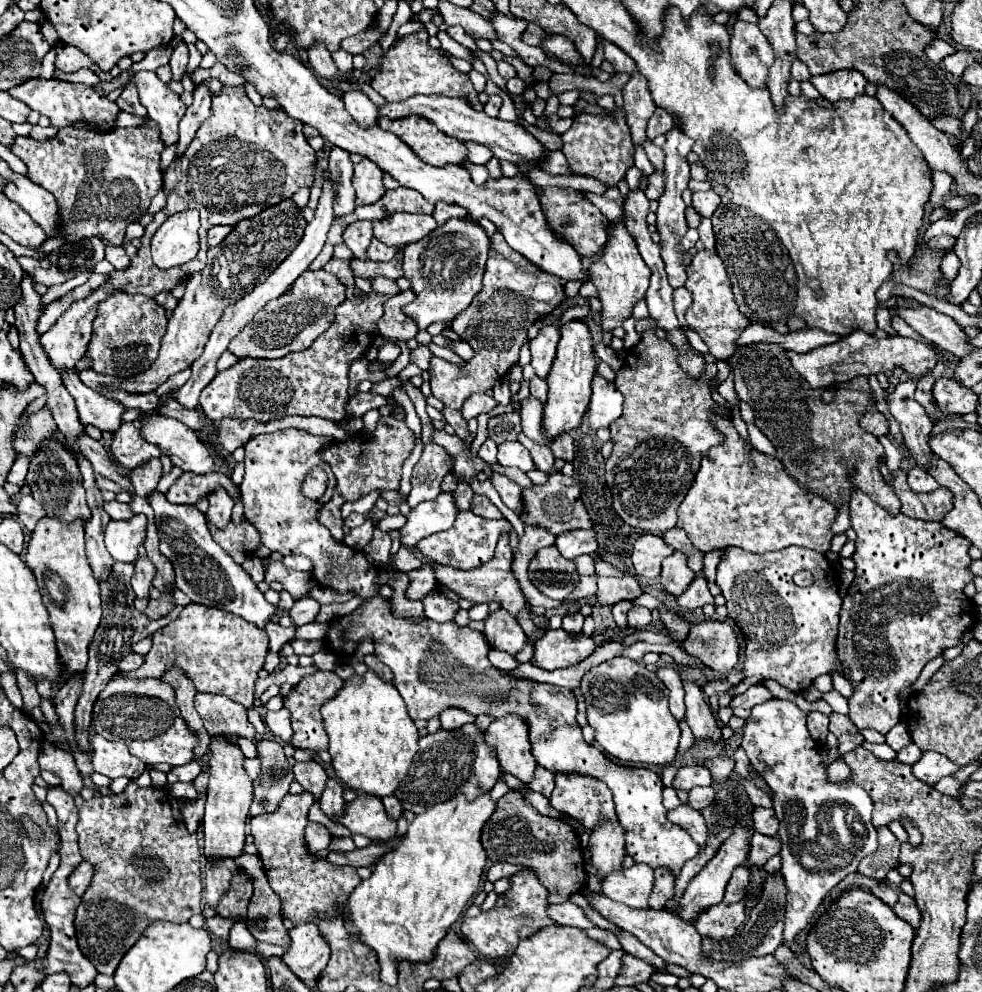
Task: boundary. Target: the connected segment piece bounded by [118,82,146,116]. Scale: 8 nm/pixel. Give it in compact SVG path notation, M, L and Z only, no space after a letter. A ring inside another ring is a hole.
M132 82L126 84L126 88L122 90L122 96L118 98L118 106L120 106L120 110L124 110L124 112L136 114L136 116L146 116L146 108L140 104L136 86L134 86Z

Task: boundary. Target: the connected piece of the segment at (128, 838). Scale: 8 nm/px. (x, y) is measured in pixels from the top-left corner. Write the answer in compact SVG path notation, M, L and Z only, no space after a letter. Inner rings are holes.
M134 782L122 794L84 800L80 794L76 806L80 810L80 822L76 832L80 836L80 854L84 860L96 866L90 888L82 896L82 904L76 912L76 936L82 954L96 966L98 972L112 976L122 956L136 944L148 922L166 920L184 924L194 914L202 912L202 862L196 834L188 834L184 826L178 826L172 818L170 804L166 802L164 788L138 788Z

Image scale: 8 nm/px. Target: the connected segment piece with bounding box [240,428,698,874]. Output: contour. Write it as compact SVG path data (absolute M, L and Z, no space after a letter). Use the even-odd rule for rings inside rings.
M294 428L254 436L244 446L246 448L246 458L244 458L246 474L244 474L244 480L240 484L244 518L250 524L254 524L254 528L260 532L260 540L266 548L276 550L282 556L302 554L302 556L310 558L312 560L310 572L318 584L332 588L338 594L354 592L354 596L360 596L364 600L362 606L358 606L354 612L350 612L346 616L338 616L338 618L328 622L326 646L332 652L336 652L338 656L352 656L360 648L362 640L366 636L370 636L374 642L374 656L378 660L382 660L386 666L390 666L390 670L394 672L394 686L402 694L402 698L408 706L408 714L414 720L418 720L418 718L432 720L448 708L460 708L460 710L466 710L474 716L488 714L492 718L506 716L506 714L522 716L522 720L528 722L528 736L530 736L536 764L554 772L554 774L556 772L586 774L586 776L594 776L594 778L602 780L614 796L616 814L618 814L620 826L624 828L624 834L626 834L626 852L634 858L634 862L644 862L652 868L666 866L674 874L678 874L680 866L686 860L690 860L692 856L696 856L698 844L694 840L690 840L690 834L684 828L678 828L678 824L670 824L670 820L666 820L666 808L662 804L662 780L654 770L616 764L606 754L602 754L596 746L586 744L582 738L582 730L576 722L576 698L574 698L572 690L560 688L554 684L542 684L542 682L536 682L530 678L516 678L508 670L494 668L488 660L488 644L486 644L486 638L482 636L482 632L476 632L468 626L458 626L454 620L436 622L428 616L422 616L422 618L396 616L392 610L392 602L380 594L380 584L376 582L380 576L380 568L374 566L372 562L368 562L368 558L360 550L354 550L340 540L334 540L334 536L330 536L330 530L326 530L316 520L318 508L322 508L322 504L326 504L326 500L330 500L332 488L336 486L336 478L332 476L328 464L322 462L322 458L318 456L318 450L322 446L326 446L328 442L330 442L330 438L310 436L308 432L294 430ZM316 466L328 470L328 486L326 486L326 492L322 498L310 500L302 494L302 480L308 476L310 468L316 468Z

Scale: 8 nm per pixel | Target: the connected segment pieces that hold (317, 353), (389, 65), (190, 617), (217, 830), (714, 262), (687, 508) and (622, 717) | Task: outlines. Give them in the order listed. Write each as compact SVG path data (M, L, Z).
M378 276L366 298L348 298L338 306L334 324L320 334L314 344L302 352L292 352L278 360L242 358L236 366L218 372L214 380L202 390L200 406L210 420L228 418L254 418L260 422L300 414L320 416L326 420L344 420L344 404L348 400L348 368L350 362L364 356L372 344L376 322L382 316L382 304L398 294L400 288L394 280Z
M418 30L414 34L408 34L404 38L398 38L396 44L386 52L384 62L380 66L380 72L370 80L372 88L382 94L388 102L400 102L416 94L436 94L436 96L468 96L470 104L476 110L482 110L482 104L476 98L476 90L470 82L470 78L462 72L458 72L448 58L444 58L438 50L428 46L428 32Z
M188 604L174 622L154 634L154 644L146 654L144 664L134 672L126 672L126 676L160 678L166 668L176 664L194 680L198 692L224 694L230 700L252 708L254 682L264 666L266 654L268 636L262 628L220 608Z
M220 738L210 742L212 758L210 758L210 784L208 784L208 800L206 800L206 814L202 818L204 828L204 852L208 864L238 858L244 852L244 838L246 838L246 818L252 792L252 780L246 776L242 762L246 756L236 744L224 742Z
M700 250L692 258L692 264L688 266L688 280L686 288L692 292L692 306L686 310L686 322L690 330L694 330L704 344L708 346L710 354L716 360L726 360L734 354L736 350L736 340L744 332L744 328L750 324L748 318L744 318L734 302L732 286L726 276L726 270L722 266L722 260L718 258L716 252L710 250Z
M712 416L712 420L726 440L710 448L708 456L702 458L696 480L678 506L676 526L686 530L694 548L708 552L738 546L748 552L764 554L796 544L822 554L828 552L836 508L818 496L810 496L804 486L784 472L776 458L746 444L738 436L732 420L726 420L726 416Z
M612 658L590 668L582 678L588 724L596 730L596 742L614 758L624 762L660 764L674 760L680 726L668 710L666 686L652 668L630 658Z

